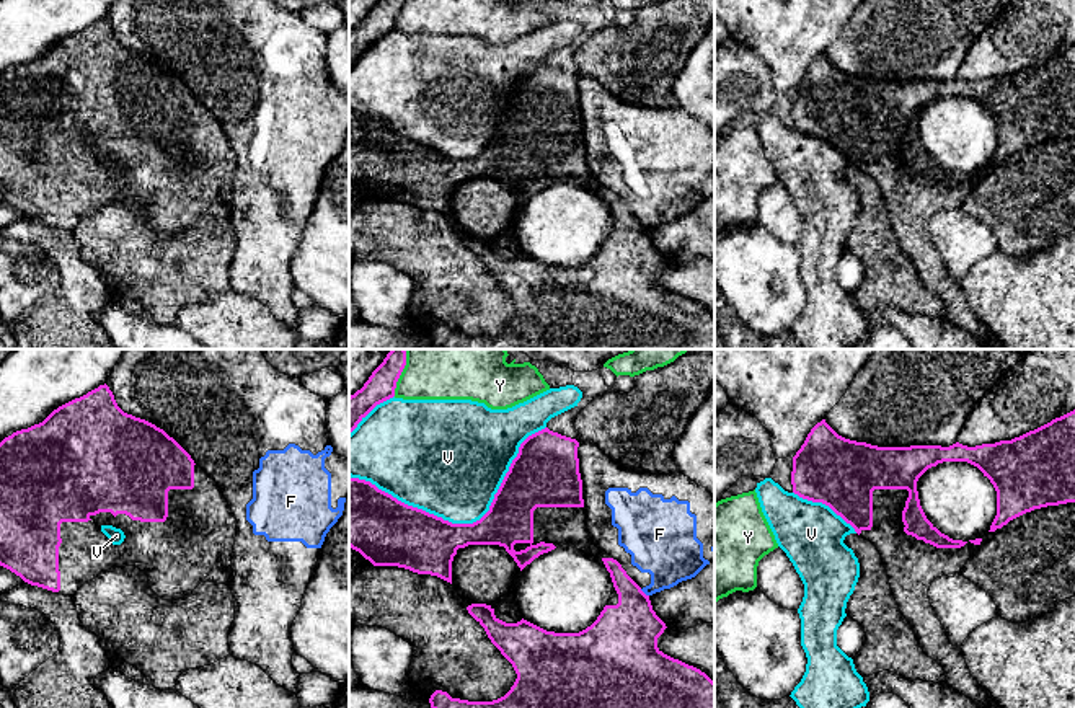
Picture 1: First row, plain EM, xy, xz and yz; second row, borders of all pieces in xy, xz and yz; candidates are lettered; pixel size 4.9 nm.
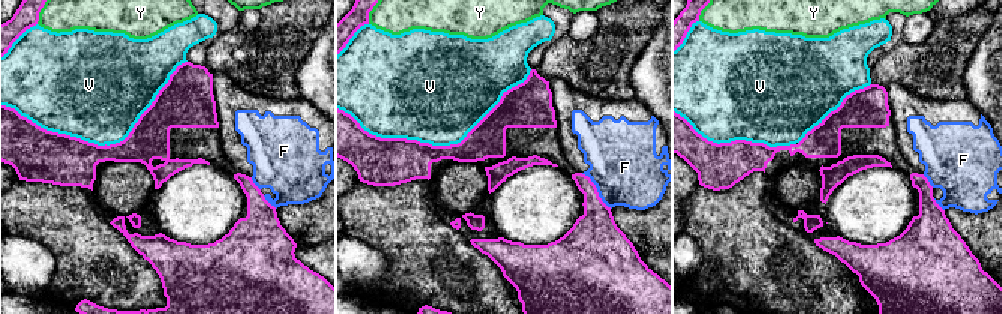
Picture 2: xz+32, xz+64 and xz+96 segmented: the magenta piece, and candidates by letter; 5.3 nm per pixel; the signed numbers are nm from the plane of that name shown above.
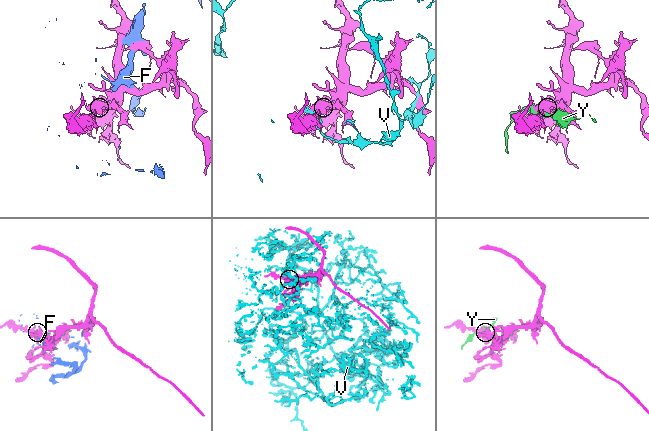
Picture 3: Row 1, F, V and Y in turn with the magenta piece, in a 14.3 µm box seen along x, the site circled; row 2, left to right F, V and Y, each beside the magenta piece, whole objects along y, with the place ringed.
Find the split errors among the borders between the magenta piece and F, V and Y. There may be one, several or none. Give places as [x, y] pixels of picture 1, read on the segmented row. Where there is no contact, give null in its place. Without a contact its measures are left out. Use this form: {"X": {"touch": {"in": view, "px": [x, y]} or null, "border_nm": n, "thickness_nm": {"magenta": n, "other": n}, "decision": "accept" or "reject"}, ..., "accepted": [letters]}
{"F": {"touch": {"in": "xz", "px": [643, 592]}, "border_nm": 60, "thickness_nm": {"magenta": 340, "other": 300}, "decision": "reject"}, "V": {"touch": {"in": "xz", "px": [464, 524]}, "border_nm": 1000, "thickness_nm": {"magenta": 300, "other": 440}, "decision": "reject"}, "Y": {"touch": {"in": "xz", "px": [402, 371]}, "border_nm": 240, "thickness_nm": {"magenta": 140, "other": 440}, "decision": "reject"}, "accepted": []}

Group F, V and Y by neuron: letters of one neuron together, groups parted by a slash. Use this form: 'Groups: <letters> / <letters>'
Groups: F / V / Y

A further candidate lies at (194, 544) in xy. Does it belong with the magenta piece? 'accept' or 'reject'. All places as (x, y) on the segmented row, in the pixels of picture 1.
accept

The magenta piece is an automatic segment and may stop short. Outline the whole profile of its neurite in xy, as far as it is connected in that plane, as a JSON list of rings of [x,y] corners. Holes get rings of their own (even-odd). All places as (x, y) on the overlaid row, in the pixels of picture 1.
[[[106,383],[59,406],[42,423],[16,431],[0,442],[0,566],[10,569],[31,586],[72,597],[85,582],[111,568],[135,566],[148,573],[148,586],[158,597],[163,600],[179,600],[191,594],[201,582],[228,582],[235,537],[237,519],[217,483],[163,429],[124,413]],[[103,525],[121,529],[126,535],[124,542],[113,545],[101,532]]]

